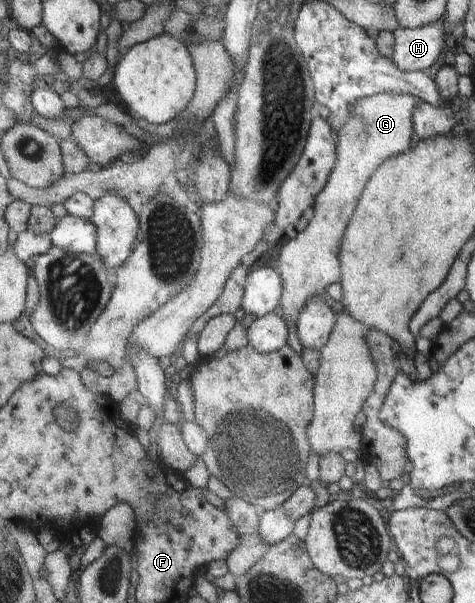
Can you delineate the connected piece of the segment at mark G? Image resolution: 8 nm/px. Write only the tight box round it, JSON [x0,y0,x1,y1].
[277,92,423,325]

